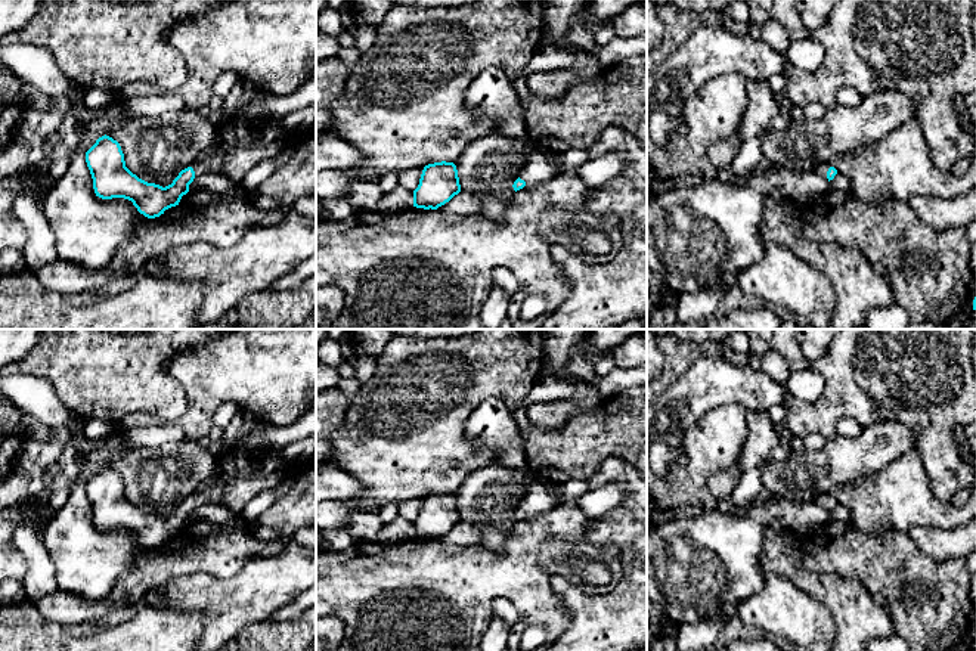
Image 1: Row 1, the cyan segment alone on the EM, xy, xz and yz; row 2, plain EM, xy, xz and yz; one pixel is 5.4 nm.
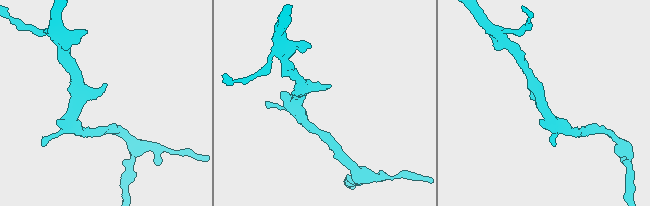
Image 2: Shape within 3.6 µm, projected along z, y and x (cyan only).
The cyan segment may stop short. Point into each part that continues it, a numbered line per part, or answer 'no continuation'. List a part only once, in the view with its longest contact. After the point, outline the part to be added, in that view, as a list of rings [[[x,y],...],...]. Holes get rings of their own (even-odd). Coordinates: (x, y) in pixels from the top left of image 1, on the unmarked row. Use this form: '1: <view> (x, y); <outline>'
1: xy (211, 495); [[[214,484],[199,493],[193,493],[190,497],[195,502],[195,508],[201,505],[217,503],[217,500],[223,496],[224,487],[221,484]]]

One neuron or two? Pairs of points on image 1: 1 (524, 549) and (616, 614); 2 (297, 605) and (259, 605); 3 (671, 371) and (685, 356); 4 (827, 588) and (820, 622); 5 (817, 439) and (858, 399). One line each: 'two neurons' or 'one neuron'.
1: two neurons
2: two neurons
3: one neuron
4: two neurons
5: two neurons

